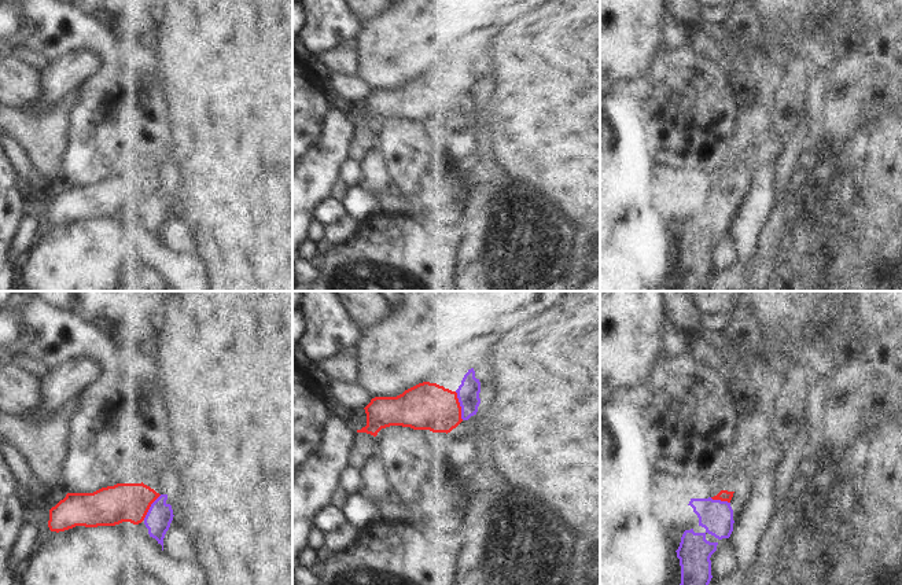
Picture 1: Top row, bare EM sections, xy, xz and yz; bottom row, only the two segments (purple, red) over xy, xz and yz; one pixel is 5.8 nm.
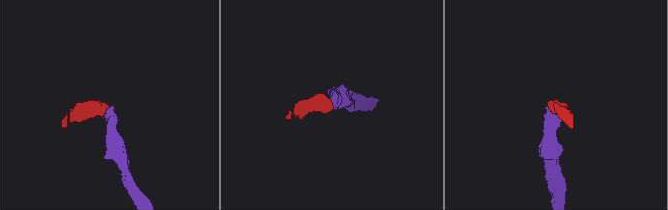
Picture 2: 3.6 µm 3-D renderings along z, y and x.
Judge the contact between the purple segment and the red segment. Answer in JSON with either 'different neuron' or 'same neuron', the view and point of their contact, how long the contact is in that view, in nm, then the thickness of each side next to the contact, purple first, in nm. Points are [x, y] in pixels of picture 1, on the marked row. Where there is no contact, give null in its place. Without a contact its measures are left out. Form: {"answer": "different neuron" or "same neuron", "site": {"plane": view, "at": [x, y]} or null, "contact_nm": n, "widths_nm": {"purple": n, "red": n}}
{"answer": "different neuron", "site": {"plane": "xz", "at": [460, 405]}, "contact_nm": 180, "widths_nm": {"purple": 130, "red": 280}}

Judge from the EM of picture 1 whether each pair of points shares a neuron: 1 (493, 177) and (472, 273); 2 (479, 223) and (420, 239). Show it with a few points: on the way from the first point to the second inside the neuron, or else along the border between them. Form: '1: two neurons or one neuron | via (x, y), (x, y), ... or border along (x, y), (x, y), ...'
1: one neuron | via (488, 201), (488, 224), (481, 250)
2: two neurons | border along (452, 214), (464, 230), (459, 258)

